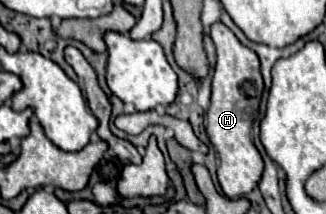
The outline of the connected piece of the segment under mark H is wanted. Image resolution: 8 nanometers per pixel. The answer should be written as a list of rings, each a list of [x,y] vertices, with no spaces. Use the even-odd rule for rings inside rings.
[[[214,22],[210,28],[210,36],[214,40],[218,60],[212,76],[212,98],[206,110],[206,132],[214,150],[220,156],[218,182],[222,192],[228,198],[240,198],[258,184],[264,170],[264,162],[250,140],[252,124],[258,116],[264,82],[256,54],[250,48],[242,46],[230,28],[226,28],[222,22]]]

